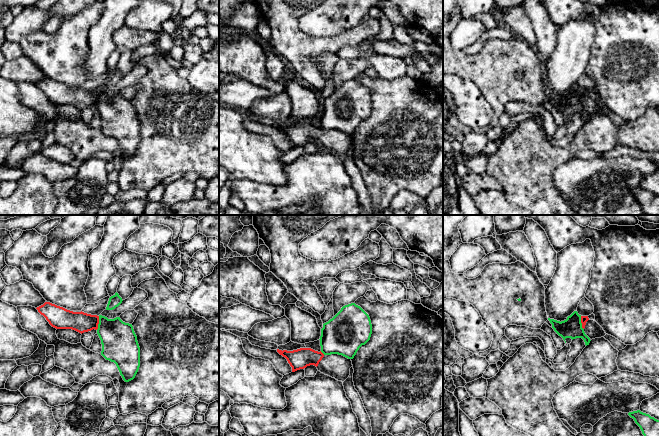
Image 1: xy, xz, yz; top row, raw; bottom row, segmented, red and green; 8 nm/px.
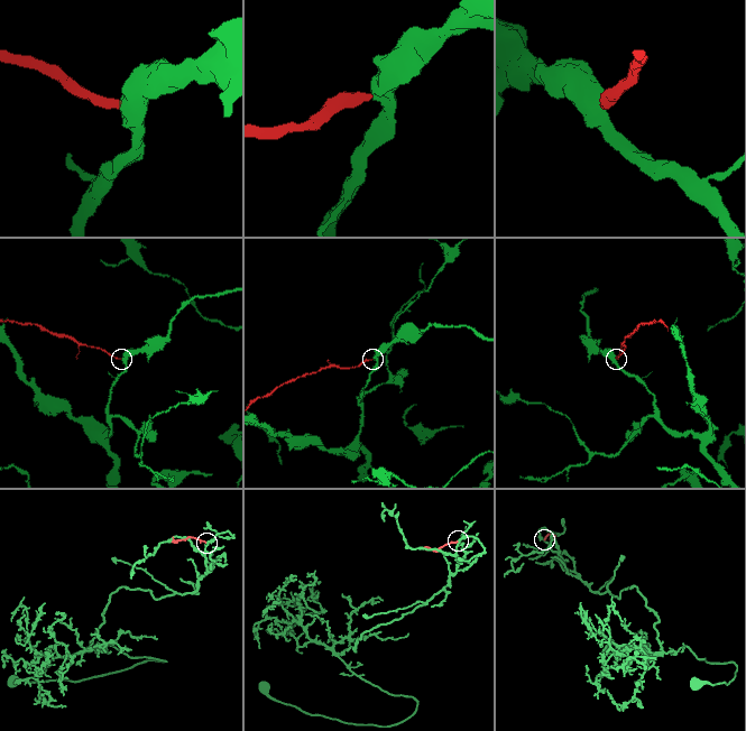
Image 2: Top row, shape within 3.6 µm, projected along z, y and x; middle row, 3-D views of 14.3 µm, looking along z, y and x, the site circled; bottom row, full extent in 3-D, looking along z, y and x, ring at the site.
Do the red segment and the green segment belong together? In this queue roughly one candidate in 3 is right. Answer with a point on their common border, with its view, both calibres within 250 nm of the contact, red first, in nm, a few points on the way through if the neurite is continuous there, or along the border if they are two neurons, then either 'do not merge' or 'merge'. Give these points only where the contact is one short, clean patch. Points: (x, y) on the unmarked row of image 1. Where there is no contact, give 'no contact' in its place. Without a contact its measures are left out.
meets red in xy at (98, 99); 160 nm thick on the red side, 280 nm on the other; border along xy (99, 92), (96, 105); do not merge

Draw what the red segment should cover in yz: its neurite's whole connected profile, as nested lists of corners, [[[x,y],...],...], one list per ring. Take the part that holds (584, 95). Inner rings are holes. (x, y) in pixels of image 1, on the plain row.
[[[581,92],[582,104],[585,110],[592,116],[601,114],[606,111],[603,104],[594,96],[590,96],[588,92]]]

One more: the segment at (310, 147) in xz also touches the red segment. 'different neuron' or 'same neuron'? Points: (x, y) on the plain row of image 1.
different neuron

